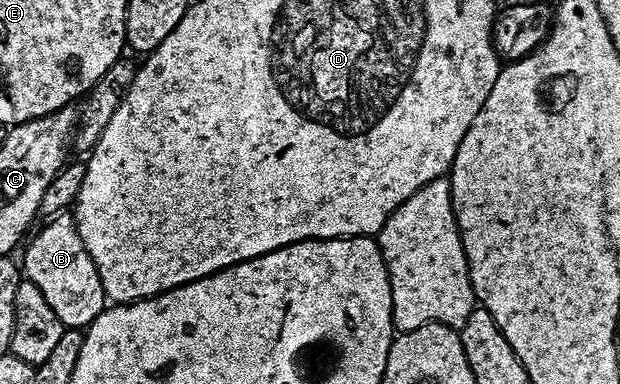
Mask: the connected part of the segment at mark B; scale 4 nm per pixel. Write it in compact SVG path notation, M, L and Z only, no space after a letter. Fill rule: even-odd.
M61 213L49 218L36 236L27 240L28 248L22 259L22 275L25 280L38 285L46 305L54 309L54 317L68 329L87 329L104 312L106 296L98 269L82 241L71 214Z

